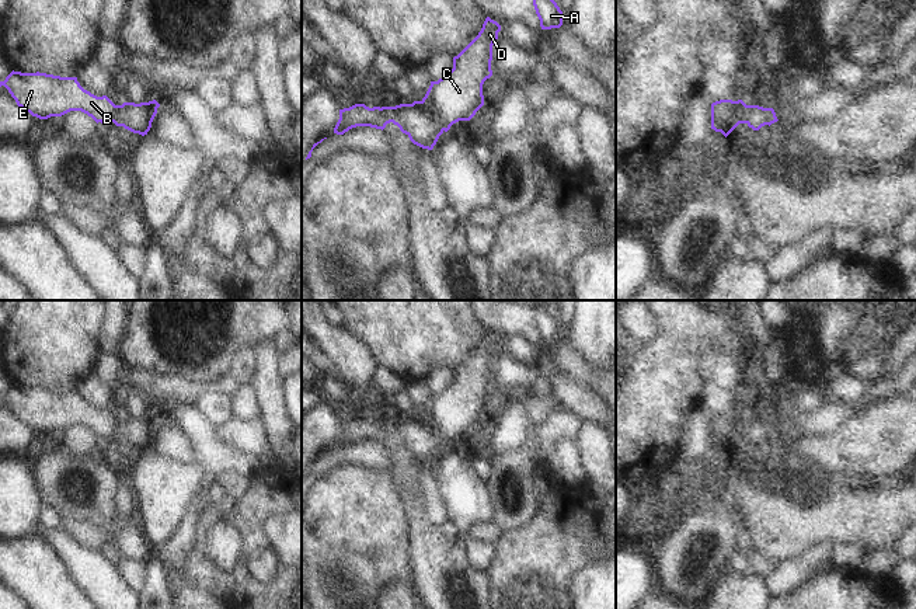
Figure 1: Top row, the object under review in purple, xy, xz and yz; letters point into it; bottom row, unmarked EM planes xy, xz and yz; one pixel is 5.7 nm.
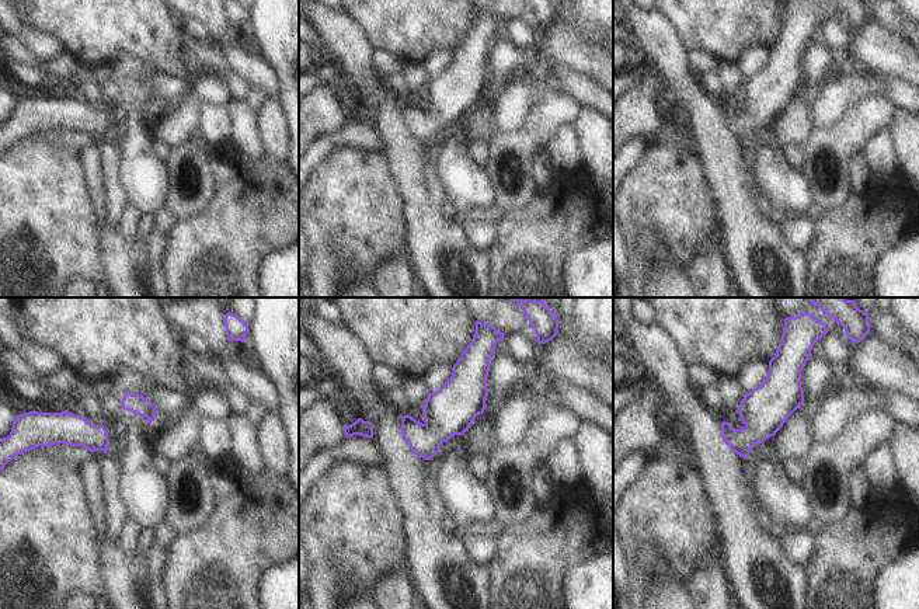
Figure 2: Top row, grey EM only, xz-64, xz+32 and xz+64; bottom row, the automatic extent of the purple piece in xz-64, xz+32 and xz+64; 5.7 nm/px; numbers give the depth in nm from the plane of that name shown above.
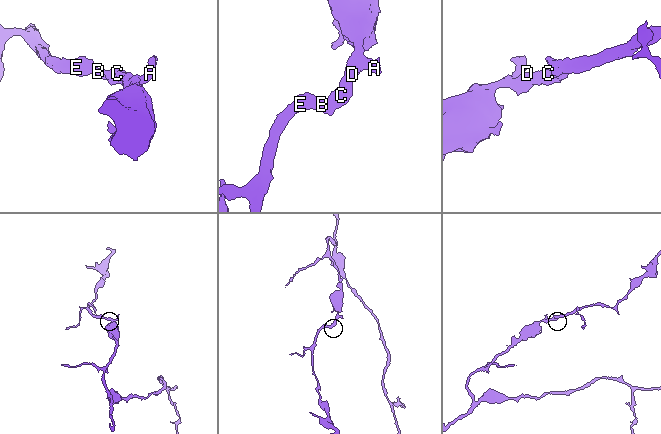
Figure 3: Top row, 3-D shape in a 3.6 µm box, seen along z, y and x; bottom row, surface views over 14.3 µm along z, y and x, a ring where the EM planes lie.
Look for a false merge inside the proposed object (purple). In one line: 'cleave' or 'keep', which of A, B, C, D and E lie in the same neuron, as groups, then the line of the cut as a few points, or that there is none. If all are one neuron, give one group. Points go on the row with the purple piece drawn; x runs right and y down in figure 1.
keep | A B C D E | no cut

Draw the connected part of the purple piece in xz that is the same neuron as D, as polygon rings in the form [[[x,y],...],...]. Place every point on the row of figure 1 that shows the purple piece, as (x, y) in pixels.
[[[485,18],[478,35],[453,58],[453,69],[431,86],[421,101],[396,107],[355,104],[339,109],[334,133],[344,135],[356,126],[384,129],[393,122],[410,140],[432,150],[439,136],[459,121],[470,121],[484,105],[483,84],[492,76],[492,45],[501,25]]]

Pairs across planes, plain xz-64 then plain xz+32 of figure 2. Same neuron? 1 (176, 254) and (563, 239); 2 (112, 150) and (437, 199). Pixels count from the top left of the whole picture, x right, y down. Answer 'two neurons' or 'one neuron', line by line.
1: one neuron
2: one neuron

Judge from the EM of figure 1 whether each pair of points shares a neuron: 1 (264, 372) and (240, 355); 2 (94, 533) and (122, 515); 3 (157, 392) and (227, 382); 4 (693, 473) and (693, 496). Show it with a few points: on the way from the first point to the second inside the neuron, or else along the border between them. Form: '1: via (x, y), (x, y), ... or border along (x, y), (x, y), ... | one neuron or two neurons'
1: border along (248, 347), (253, 355), (250, 382) | two neurons
2: via (104, 536), (111, 536), (118, 525) | one neuron
3: via (174, 390), (201, 390), (211, 386) | one neuron
4: border along (689, 480), (714, 477), (725, 484) | two neurons

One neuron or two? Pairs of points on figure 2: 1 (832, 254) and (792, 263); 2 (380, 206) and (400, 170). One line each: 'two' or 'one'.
1: two
2: two

